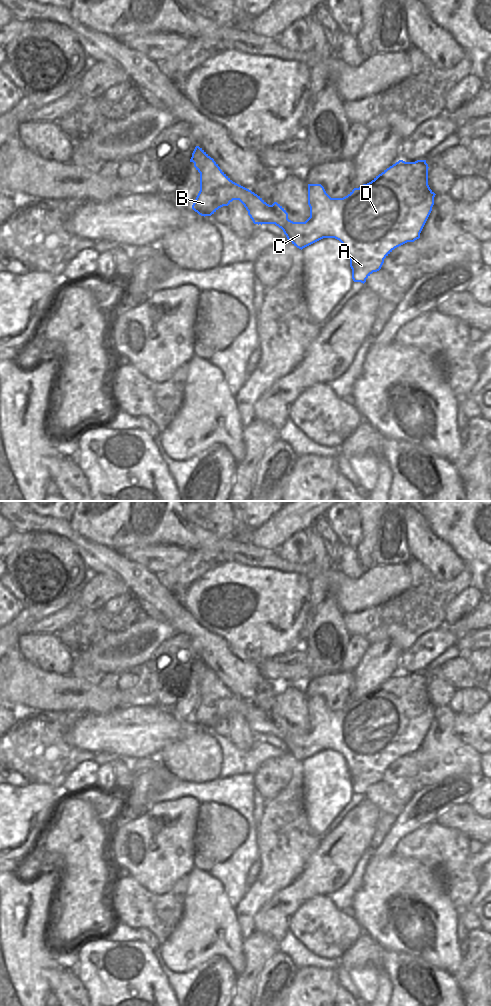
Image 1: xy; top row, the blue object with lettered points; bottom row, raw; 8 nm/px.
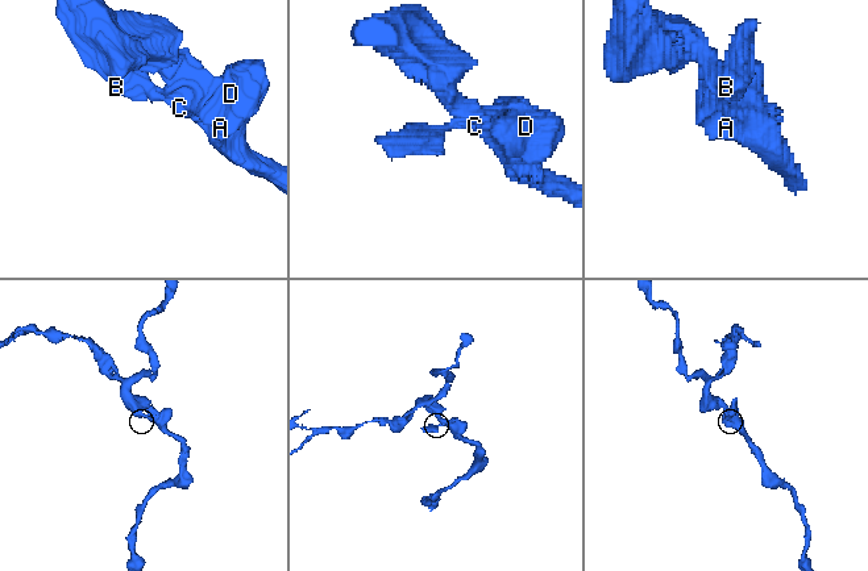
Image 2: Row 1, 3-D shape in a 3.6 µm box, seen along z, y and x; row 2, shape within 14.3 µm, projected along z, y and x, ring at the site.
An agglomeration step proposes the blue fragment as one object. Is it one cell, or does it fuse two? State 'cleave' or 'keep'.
keep

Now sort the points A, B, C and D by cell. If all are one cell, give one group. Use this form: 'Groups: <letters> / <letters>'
Groups: A B C D

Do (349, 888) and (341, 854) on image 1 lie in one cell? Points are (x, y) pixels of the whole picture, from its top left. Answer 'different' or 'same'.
different

